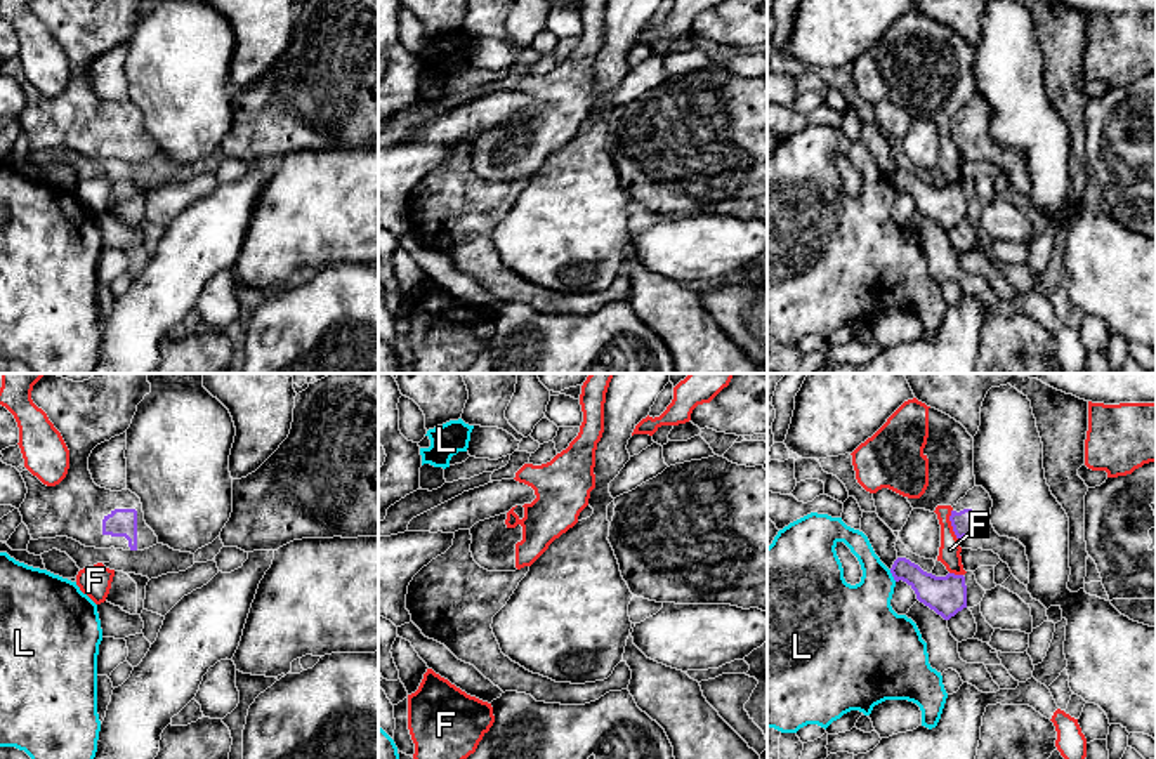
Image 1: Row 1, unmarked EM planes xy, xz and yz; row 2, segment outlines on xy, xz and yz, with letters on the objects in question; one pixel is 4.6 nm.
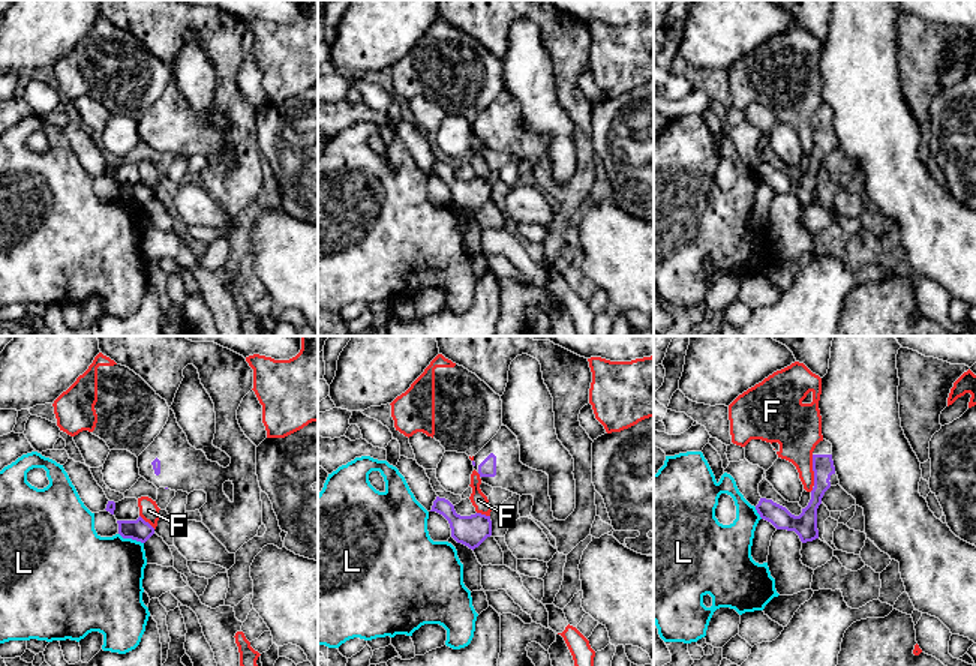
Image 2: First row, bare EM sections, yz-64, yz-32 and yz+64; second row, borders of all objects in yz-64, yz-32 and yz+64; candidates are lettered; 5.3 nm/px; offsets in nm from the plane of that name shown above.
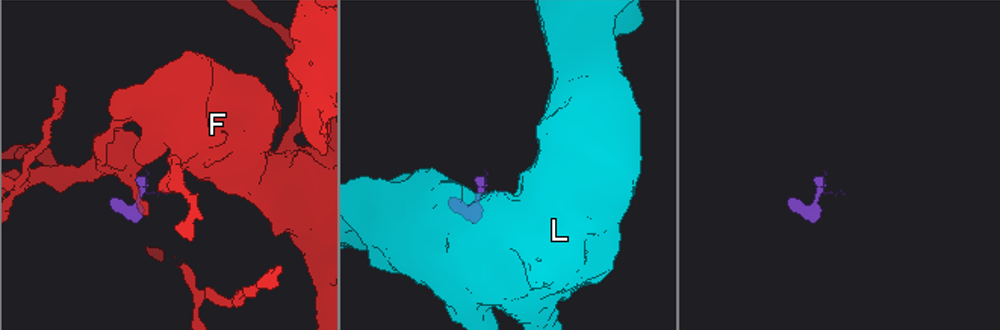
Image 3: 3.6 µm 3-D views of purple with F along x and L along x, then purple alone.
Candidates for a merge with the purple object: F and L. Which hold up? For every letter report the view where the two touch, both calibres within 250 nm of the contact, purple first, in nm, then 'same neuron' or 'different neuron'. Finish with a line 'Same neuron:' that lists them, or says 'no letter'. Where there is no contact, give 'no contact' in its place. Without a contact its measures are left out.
F: contact in yz; calibres 100 and 100 nm; different neuron
L: contact in yz; calibres 170 and 300 nm; different neuron
Same neuron: no letter

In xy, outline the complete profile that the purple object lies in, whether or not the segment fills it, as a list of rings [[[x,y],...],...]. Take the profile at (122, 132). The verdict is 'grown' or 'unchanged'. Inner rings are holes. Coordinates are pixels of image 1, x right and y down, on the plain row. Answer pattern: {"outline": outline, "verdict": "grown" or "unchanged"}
{"outline": [[[33,0],[31,10],[42,19],[61,43],[69,61],[66,89],[47,97],[28,80],[21,83],[28,104],[19,118],[23,134],[33,151],[68,148],[85,158],[144,162],[158,155],[158,148],[146,135],[141,109],[130,101],[111,102],[94,94],[89,82],[92,61],[123,45],[137,23],[137,16],[151,0]]], "verdict": "grown"}

